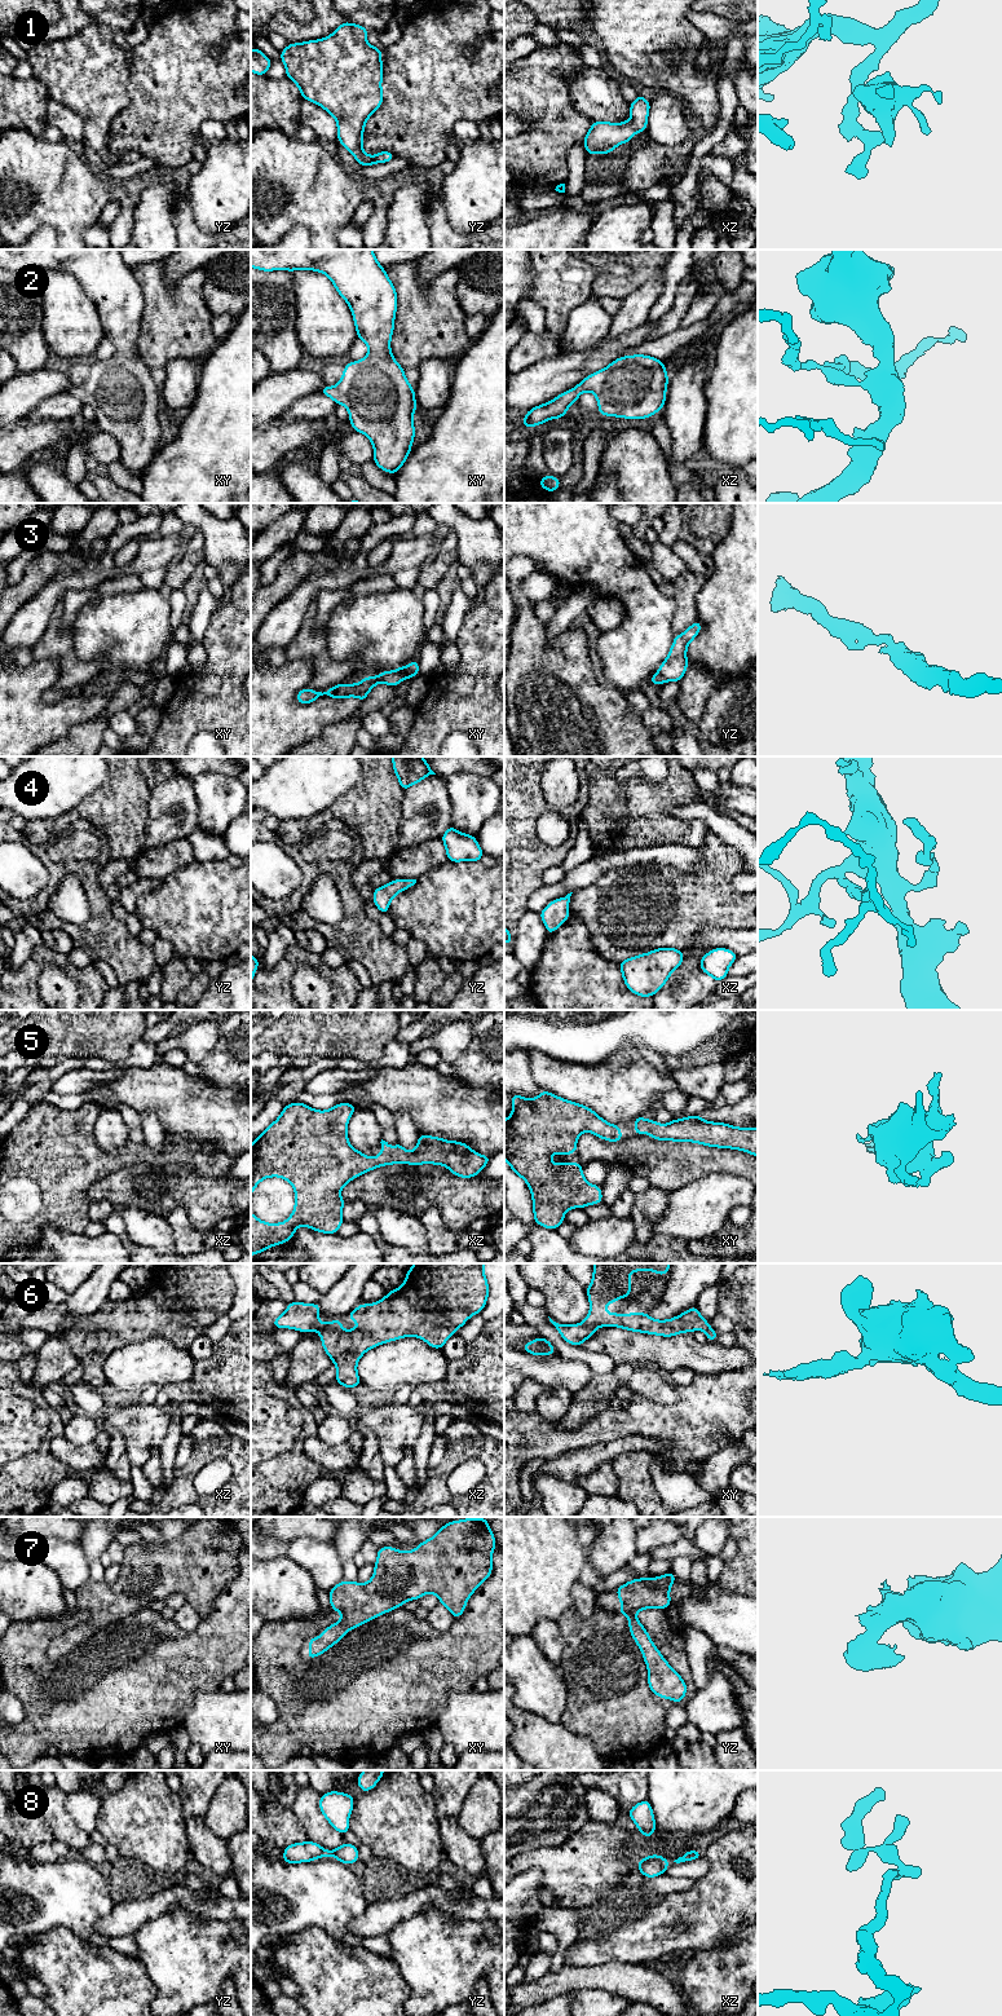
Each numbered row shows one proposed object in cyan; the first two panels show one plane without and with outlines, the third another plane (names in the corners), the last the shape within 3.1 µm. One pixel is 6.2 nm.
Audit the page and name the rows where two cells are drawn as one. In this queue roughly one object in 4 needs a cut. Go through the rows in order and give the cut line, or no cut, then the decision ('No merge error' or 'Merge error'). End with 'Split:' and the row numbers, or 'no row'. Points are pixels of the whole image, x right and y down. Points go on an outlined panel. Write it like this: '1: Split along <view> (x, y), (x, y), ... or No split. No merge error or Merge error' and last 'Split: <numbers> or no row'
1: No split. No merge error
2: No split. No merge error
3: No split. No merge error
4: No split. No merge error
5: No split. No merge error
6: No split. No merge error
7: No split. No merge error
8: No split. No merge error
Split: no row

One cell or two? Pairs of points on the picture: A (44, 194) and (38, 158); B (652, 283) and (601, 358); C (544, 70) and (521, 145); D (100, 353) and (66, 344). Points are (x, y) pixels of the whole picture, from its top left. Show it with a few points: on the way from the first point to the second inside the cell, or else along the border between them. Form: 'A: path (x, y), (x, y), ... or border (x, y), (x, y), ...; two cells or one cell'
A: path (42, 185), (38, 181), (38, 167); one cell
B: border (643, 323), (616, 338), (607, 336); two cells
C: path (544, 88), (544, 122), (539, 127); one cell
D: border (104, 338), (89, 357); two cells

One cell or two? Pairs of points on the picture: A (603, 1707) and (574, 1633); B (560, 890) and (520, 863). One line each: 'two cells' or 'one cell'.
A: one cell
B: two cells

